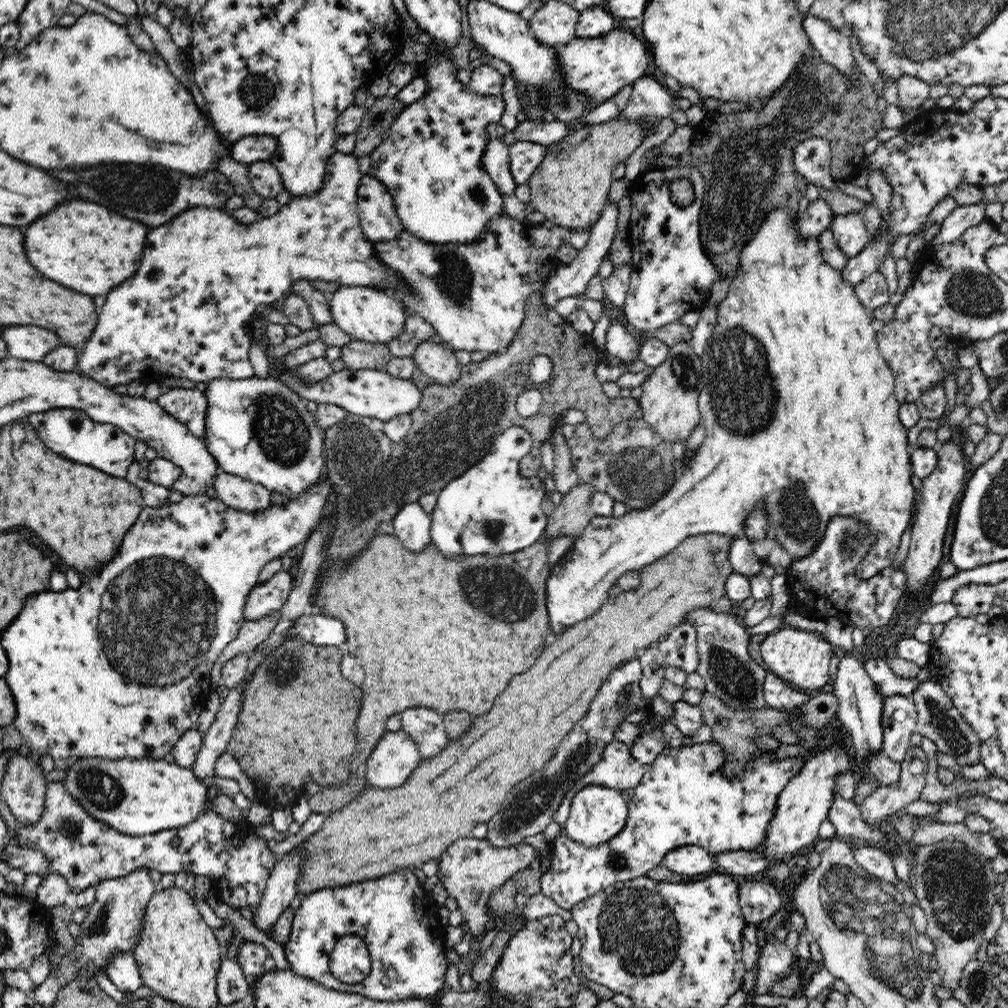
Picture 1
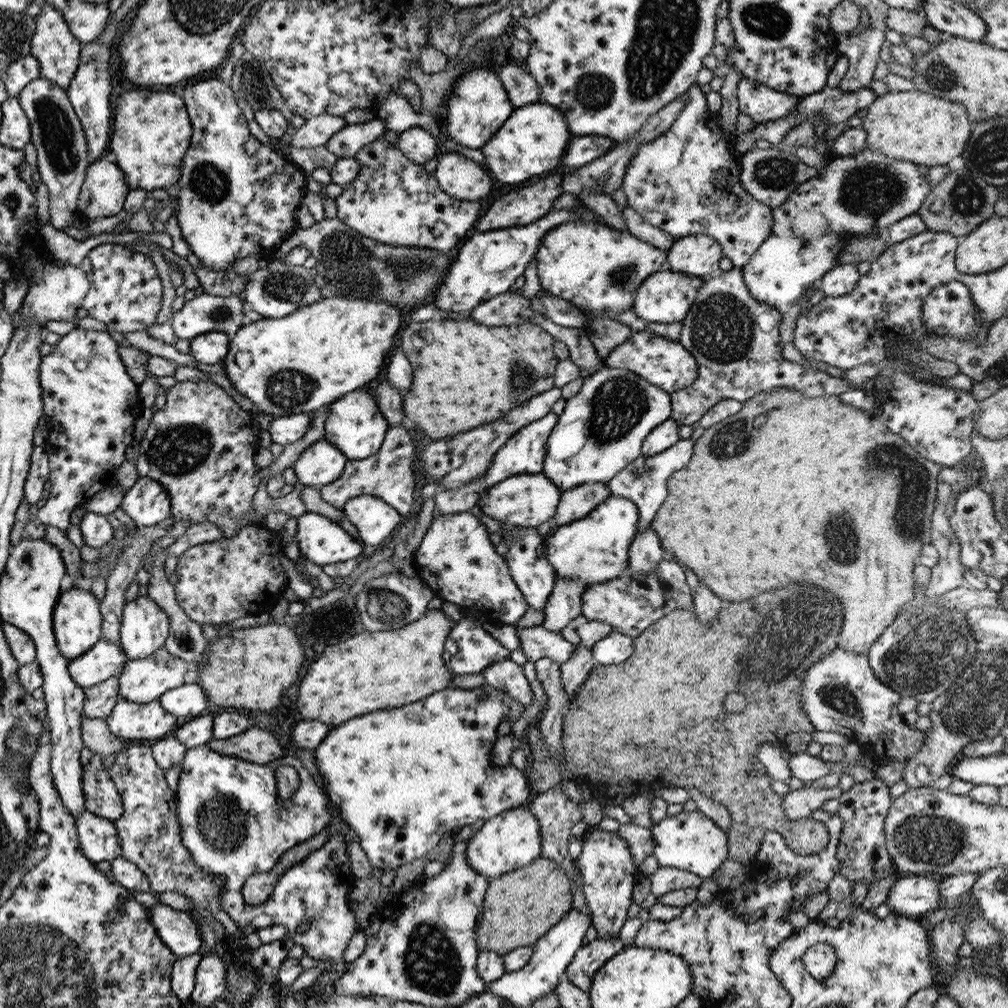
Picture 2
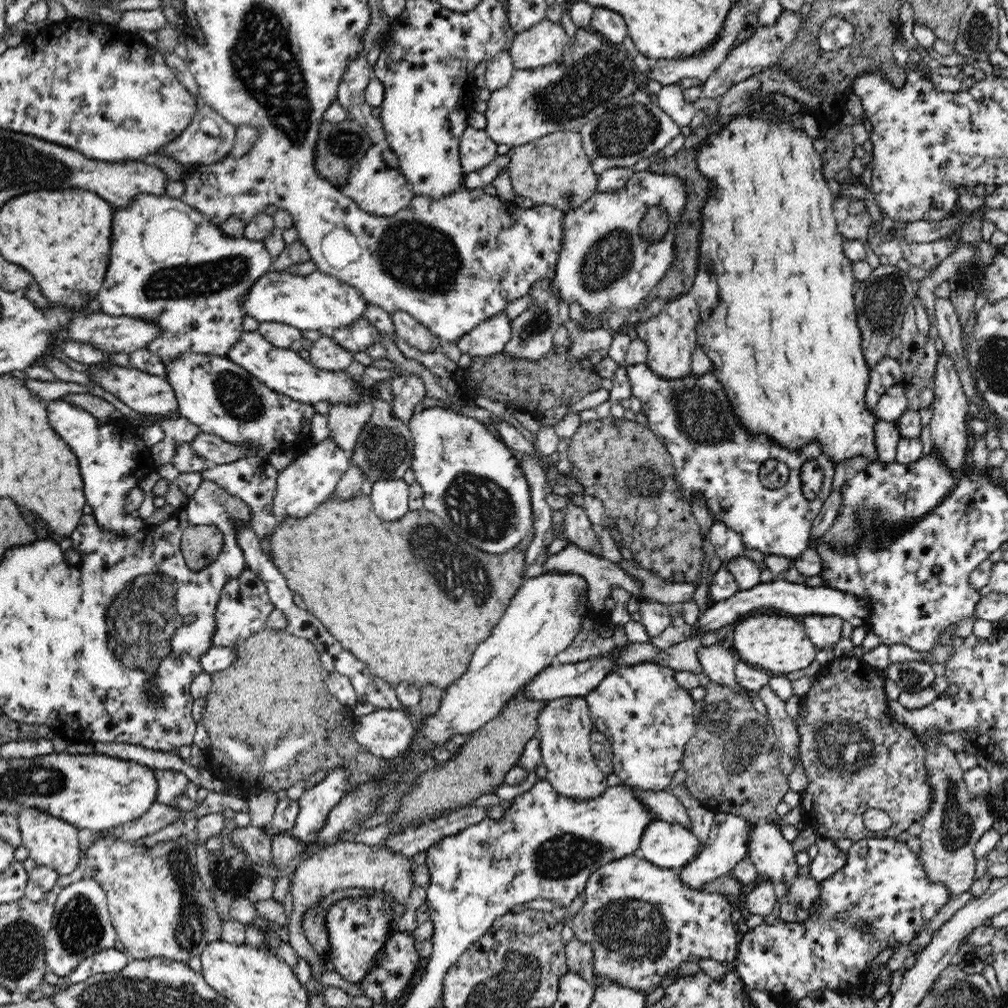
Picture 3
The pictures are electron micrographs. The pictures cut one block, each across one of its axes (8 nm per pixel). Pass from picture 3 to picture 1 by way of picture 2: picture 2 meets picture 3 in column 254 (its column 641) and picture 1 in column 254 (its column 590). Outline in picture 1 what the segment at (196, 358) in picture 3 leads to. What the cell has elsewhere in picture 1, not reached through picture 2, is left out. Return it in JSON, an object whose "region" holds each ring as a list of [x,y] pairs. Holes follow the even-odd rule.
{"region":[[[250,376],[250,378],[212,378],[202,391],[206,397],[204,416],[204,442],[219,470],[247,481],[275,489],[286,498],[294,498],[310,488],[318,478],[326,476],[324,455],[324,431],[317,426],[315,417],[306,409],[301,396],[278,381],[274,376]]]}

